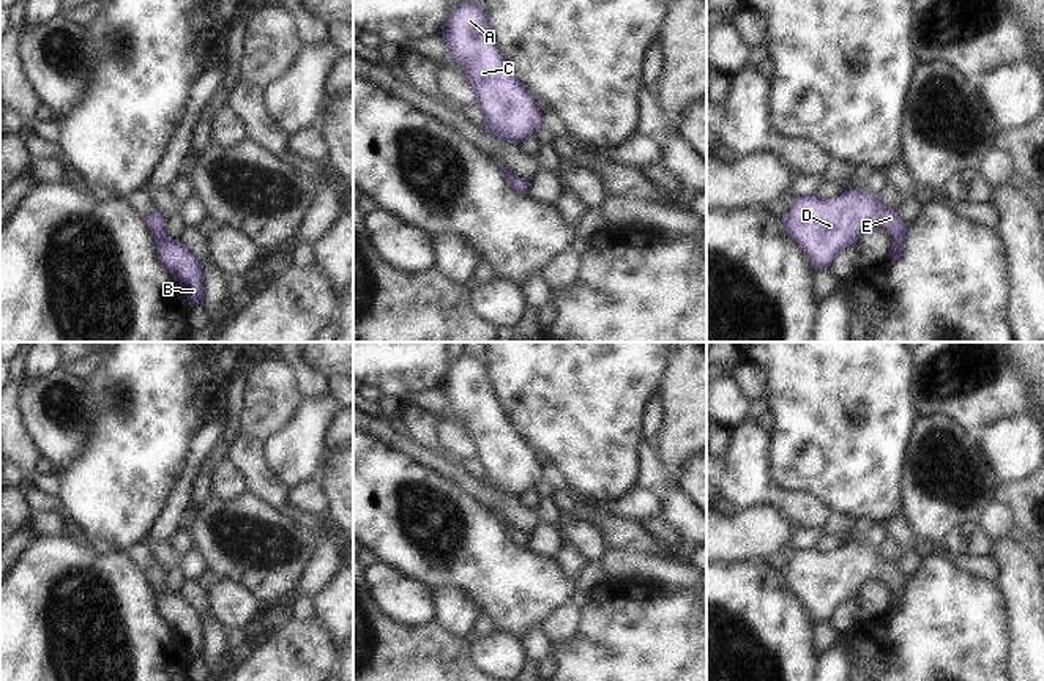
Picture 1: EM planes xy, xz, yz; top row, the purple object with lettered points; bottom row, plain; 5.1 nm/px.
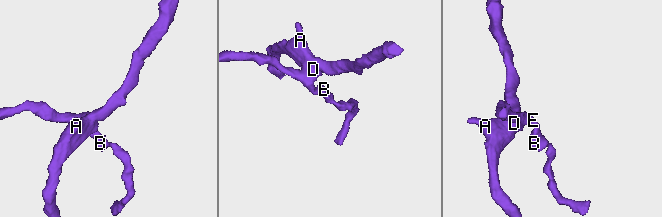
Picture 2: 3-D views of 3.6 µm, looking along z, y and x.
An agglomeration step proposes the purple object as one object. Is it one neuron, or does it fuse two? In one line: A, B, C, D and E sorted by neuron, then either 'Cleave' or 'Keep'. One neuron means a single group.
Groups: A B C D E. Keep.

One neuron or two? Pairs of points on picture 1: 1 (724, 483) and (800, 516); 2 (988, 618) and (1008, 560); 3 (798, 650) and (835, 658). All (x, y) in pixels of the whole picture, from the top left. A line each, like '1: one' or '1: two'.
1: one
2: two
3: two

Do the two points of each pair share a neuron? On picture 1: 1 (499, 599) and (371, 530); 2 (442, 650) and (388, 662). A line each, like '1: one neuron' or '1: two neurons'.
1: one neuron
2: one neuron

